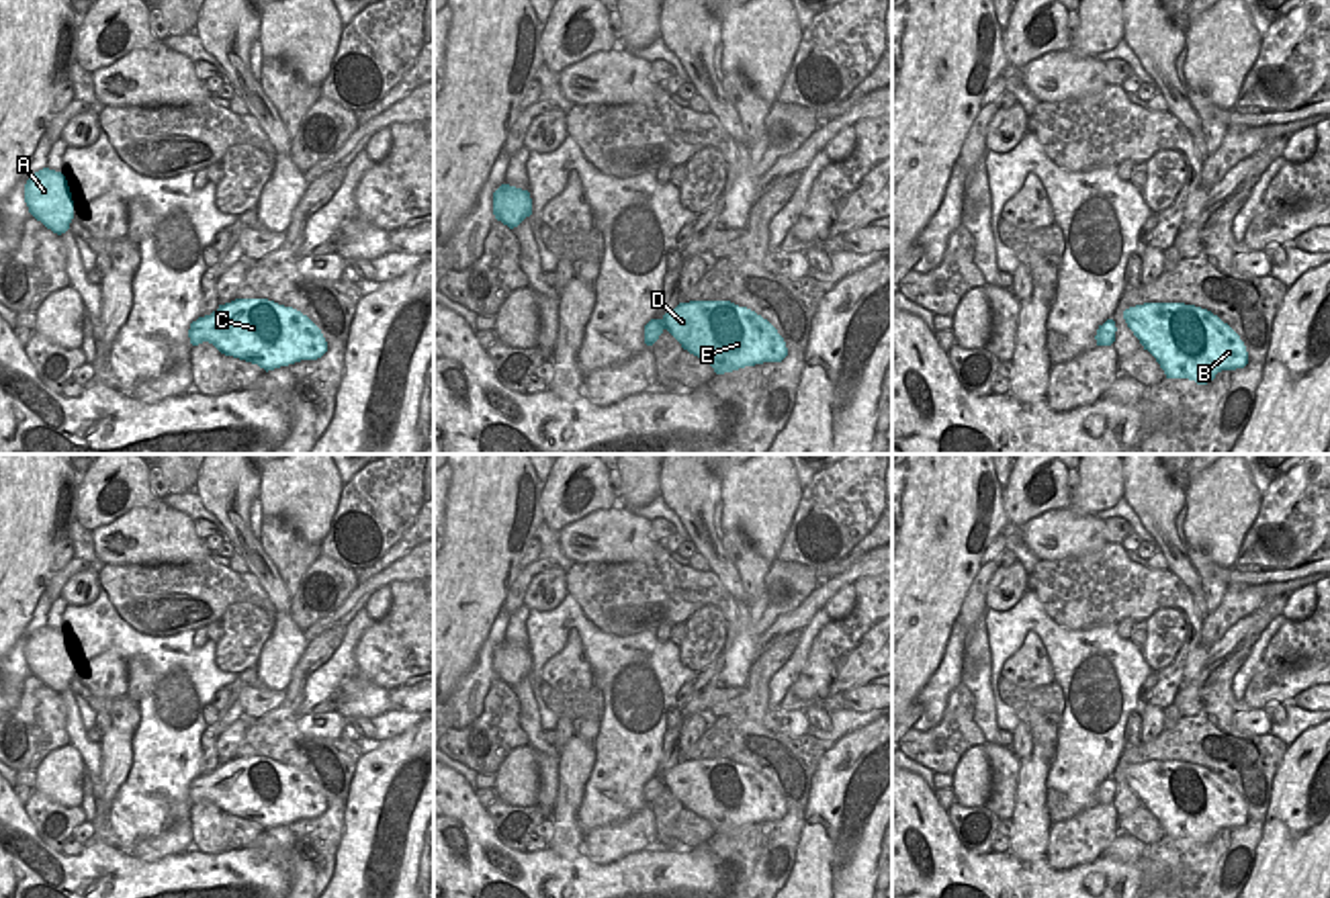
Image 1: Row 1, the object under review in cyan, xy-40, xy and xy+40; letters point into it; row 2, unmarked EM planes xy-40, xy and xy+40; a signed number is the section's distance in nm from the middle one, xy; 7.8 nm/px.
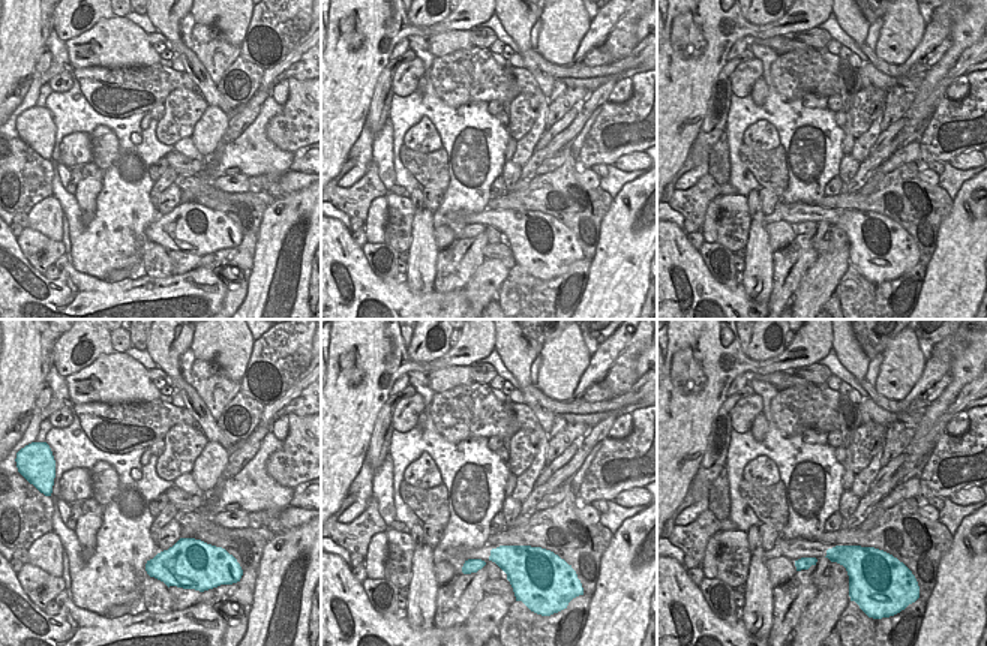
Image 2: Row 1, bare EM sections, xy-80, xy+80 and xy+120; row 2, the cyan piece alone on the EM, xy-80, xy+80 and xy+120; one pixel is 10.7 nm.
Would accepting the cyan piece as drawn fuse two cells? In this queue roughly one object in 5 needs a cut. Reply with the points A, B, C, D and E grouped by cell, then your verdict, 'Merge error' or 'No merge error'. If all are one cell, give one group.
Groups: A B C D E. No merge error

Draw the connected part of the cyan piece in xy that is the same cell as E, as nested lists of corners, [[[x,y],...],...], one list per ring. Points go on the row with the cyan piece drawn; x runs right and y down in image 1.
[[[730,301],[679,303],[645,325],[645,344],[653,346],[665,329],[716,374],[788,356],[784,338],[767,319]]]

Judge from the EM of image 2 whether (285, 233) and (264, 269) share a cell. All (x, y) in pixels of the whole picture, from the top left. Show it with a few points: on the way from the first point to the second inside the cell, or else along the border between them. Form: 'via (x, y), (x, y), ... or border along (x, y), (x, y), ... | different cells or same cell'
via (282, 242), (273, 260) | same cell

